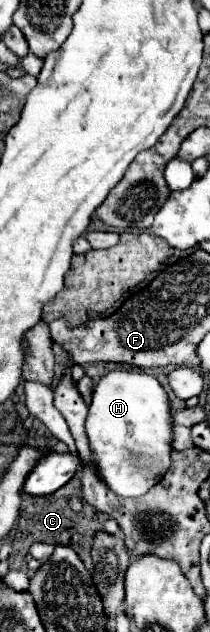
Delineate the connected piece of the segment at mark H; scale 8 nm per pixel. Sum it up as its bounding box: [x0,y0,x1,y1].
[86,371,174,497]

